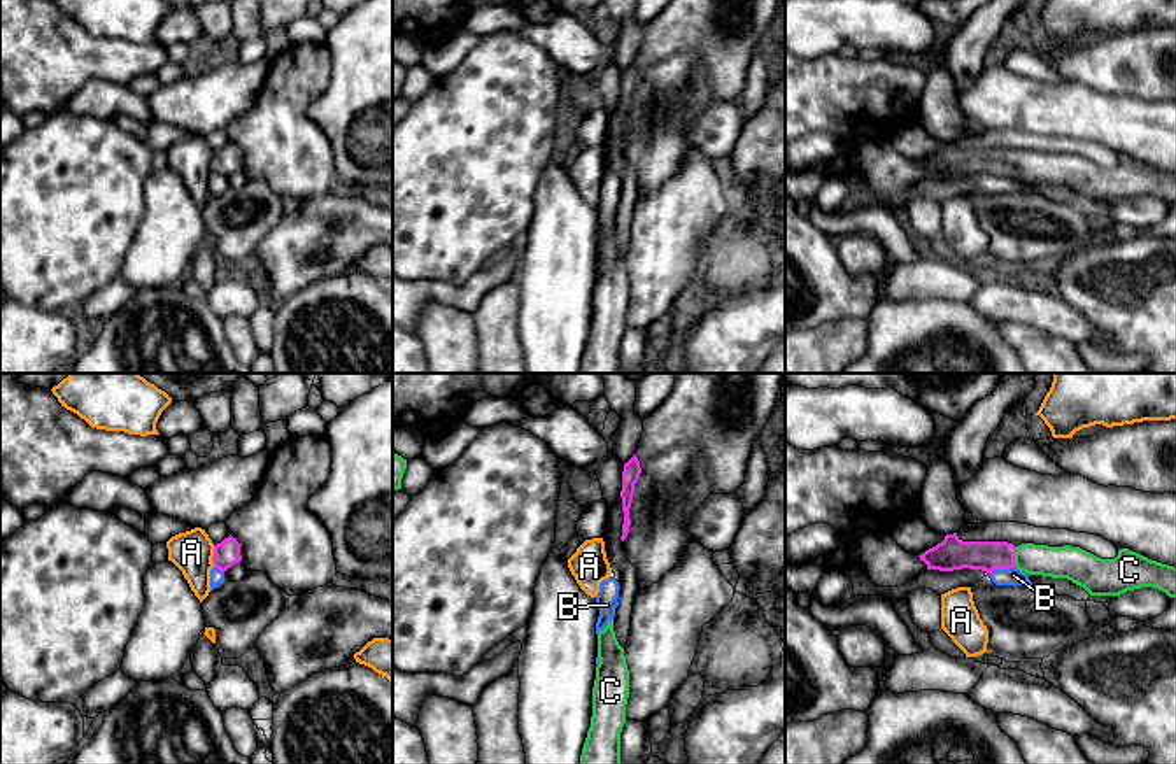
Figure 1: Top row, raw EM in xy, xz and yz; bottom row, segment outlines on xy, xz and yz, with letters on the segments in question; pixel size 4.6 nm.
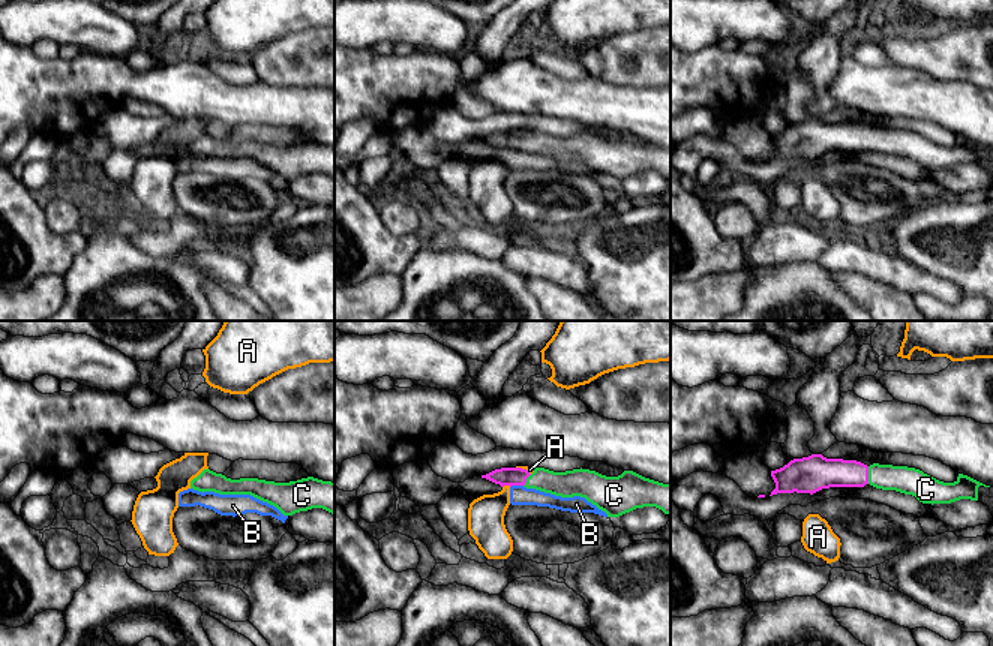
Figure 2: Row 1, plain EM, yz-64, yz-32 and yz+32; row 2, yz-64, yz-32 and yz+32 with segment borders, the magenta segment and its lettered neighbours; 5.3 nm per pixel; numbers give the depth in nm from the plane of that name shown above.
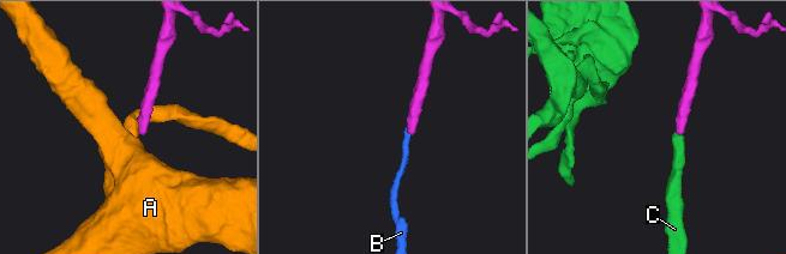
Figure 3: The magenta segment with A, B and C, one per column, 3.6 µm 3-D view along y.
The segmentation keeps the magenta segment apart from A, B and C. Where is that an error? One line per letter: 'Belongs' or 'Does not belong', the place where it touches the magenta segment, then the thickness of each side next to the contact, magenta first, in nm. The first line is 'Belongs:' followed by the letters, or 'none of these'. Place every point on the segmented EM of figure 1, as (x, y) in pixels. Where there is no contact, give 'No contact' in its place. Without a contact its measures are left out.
Belongs: C
A: Does not belong. Touches magenta at xy (214, 556). Thickness 120 nm (magenta) against 190 nm
B: Does not belong. Touches magenta at yz (1001, 568). Thickness 150 nm (magenta) against 80 nm
C: Belongs. Touches magenta at yz (1013, 556). Thickness 140 nm (magenta) against 150 nm

